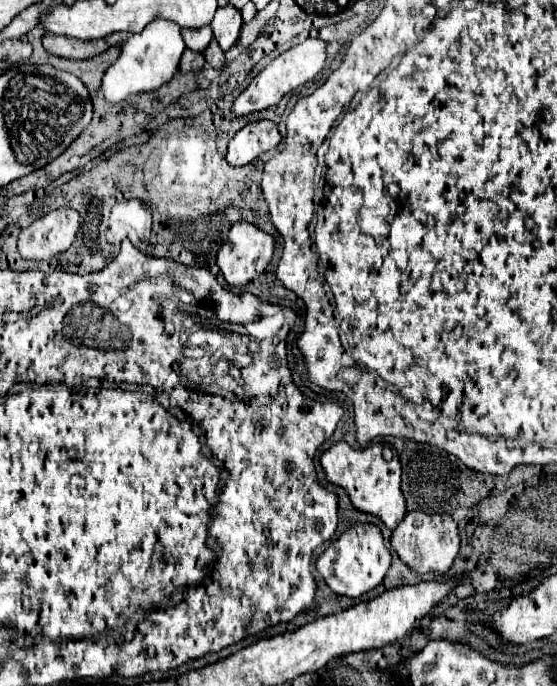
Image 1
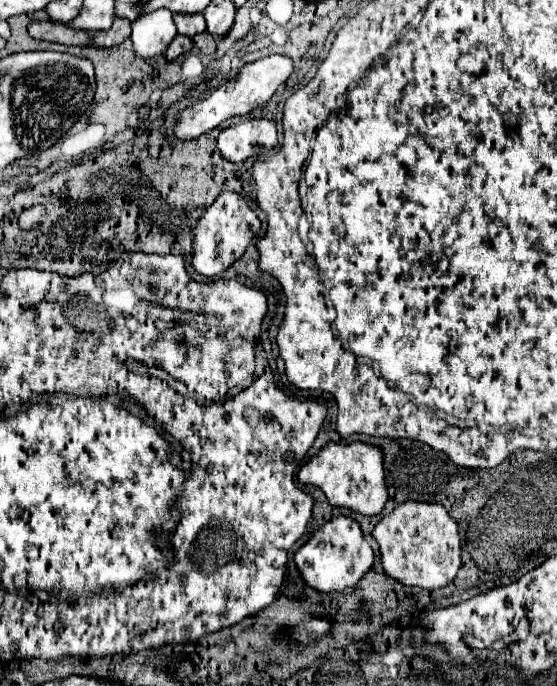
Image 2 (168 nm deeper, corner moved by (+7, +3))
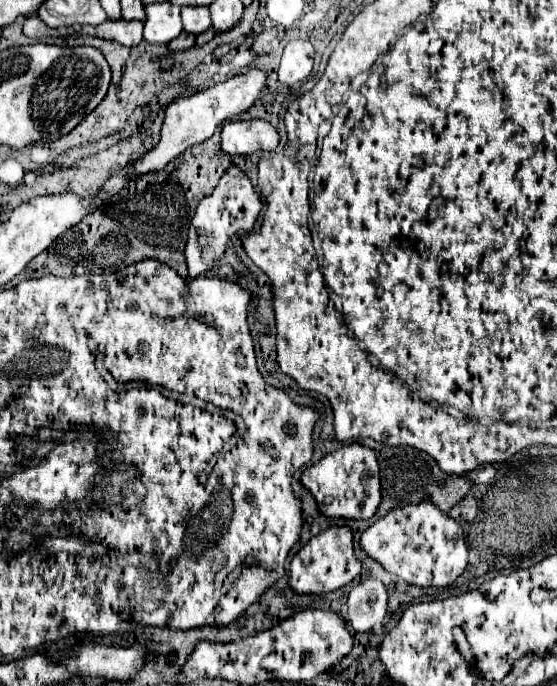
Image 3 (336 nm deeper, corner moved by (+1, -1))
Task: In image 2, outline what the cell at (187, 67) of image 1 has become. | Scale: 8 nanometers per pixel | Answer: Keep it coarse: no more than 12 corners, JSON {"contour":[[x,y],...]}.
{"contour":[[177,34],[169,44],[165,58],[175,60],[189,48],[193,40]]}

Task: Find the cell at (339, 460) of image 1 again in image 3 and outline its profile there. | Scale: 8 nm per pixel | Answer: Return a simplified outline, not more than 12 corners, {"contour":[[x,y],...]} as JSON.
{"contour":[[357,442],[305,468],[329,518],[369,520],[381,504],[377,456]]}

